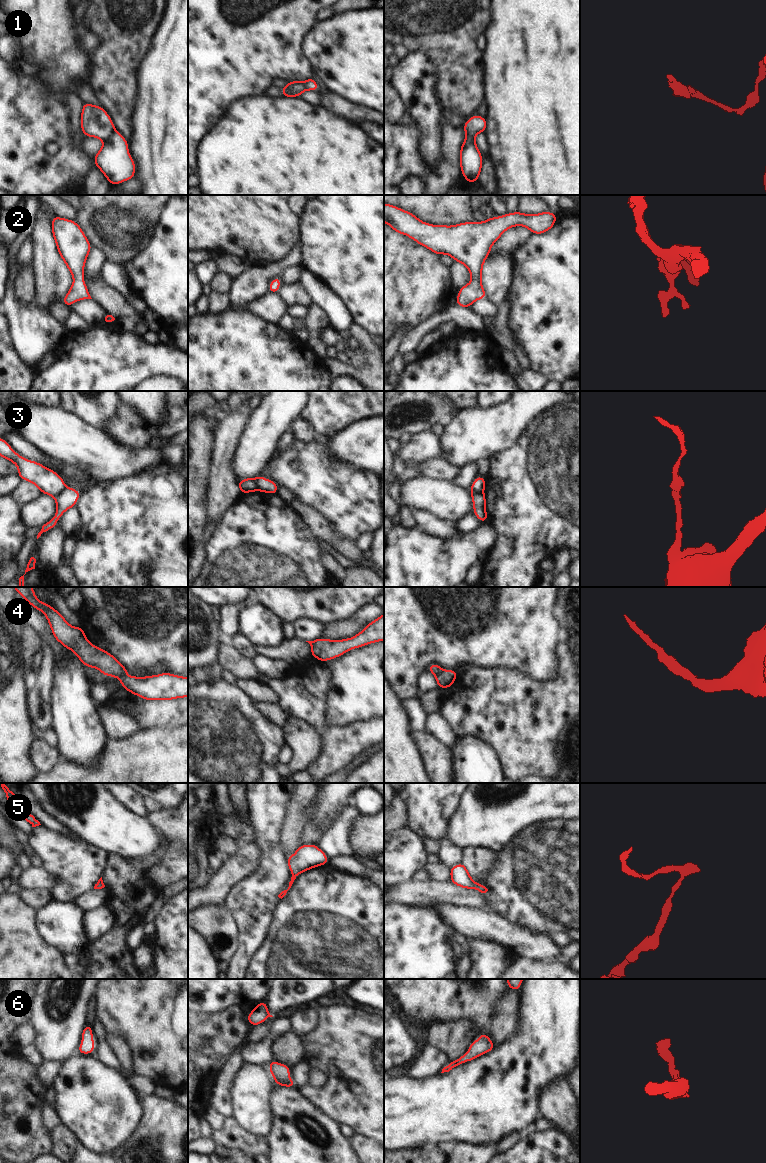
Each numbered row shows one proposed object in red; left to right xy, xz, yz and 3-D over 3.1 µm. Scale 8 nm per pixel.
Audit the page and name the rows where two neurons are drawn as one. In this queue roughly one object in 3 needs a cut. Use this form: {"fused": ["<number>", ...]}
{"fused": ["1", "3", "4"]}

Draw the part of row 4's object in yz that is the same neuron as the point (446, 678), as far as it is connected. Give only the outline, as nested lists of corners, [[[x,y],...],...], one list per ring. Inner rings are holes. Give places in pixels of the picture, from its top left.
[[[443,670],[437,677],[438,688],[450,688],[457,677],[458,671],[455,670]]]

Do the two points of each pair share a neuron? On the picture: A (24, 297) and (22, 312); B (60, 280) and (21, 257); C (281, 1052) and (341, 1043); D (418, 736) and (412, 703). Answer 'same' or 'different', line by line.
A: different
B: different
C: different
D: different

